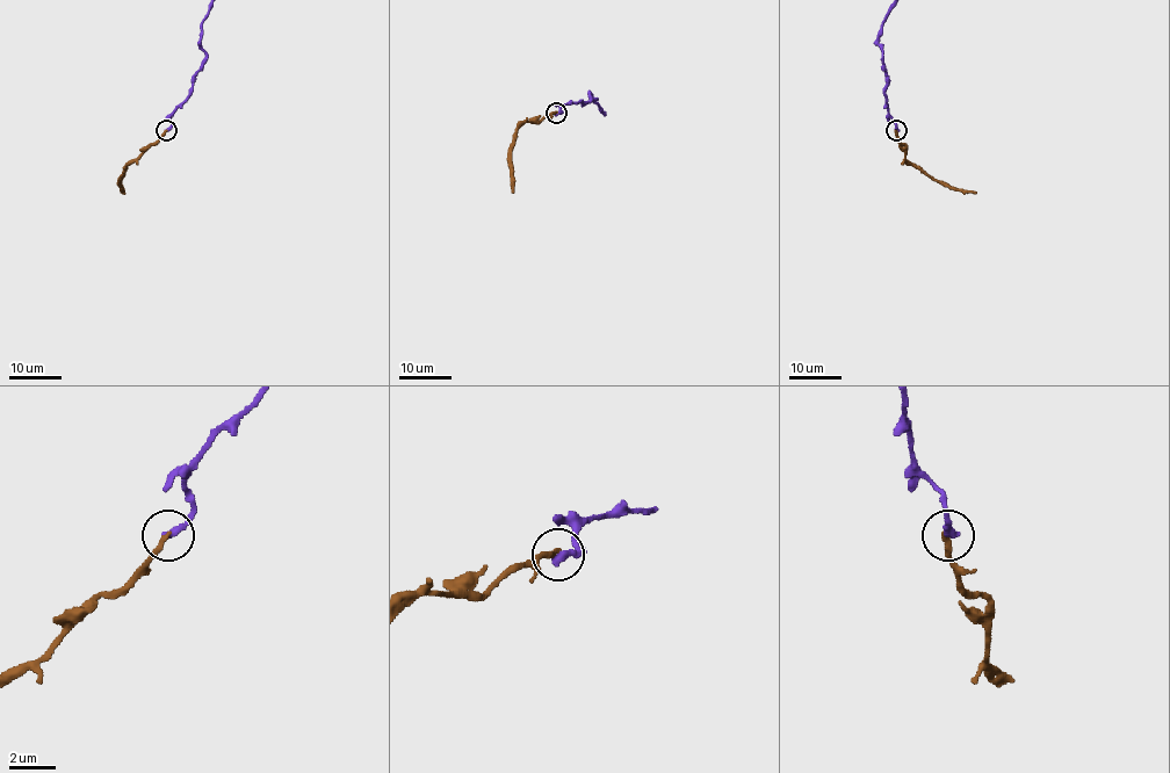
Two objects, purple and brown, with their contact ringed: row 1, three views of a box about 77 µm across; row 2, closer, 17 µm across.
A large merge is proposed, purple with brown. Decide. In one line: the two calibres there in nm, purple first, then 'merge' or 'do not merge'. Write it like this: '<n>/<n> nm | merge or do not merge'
360/240 nm | do not merge

